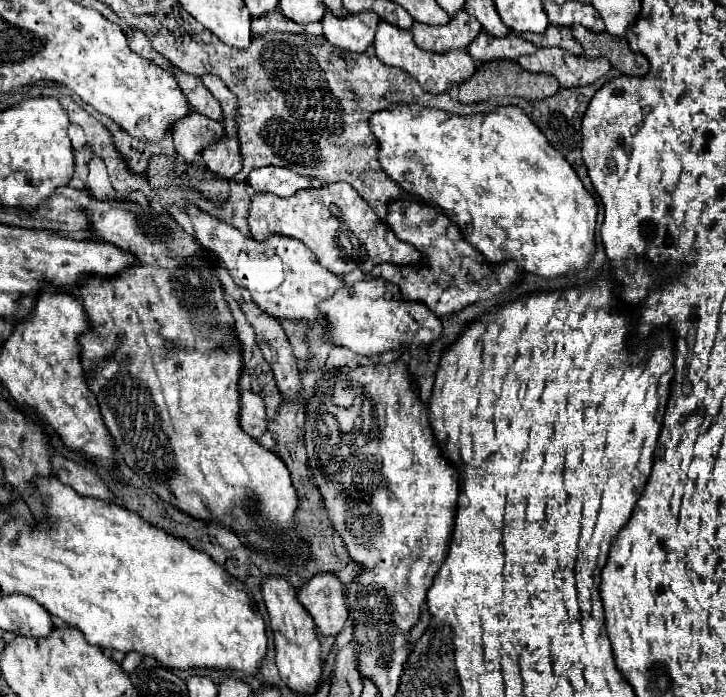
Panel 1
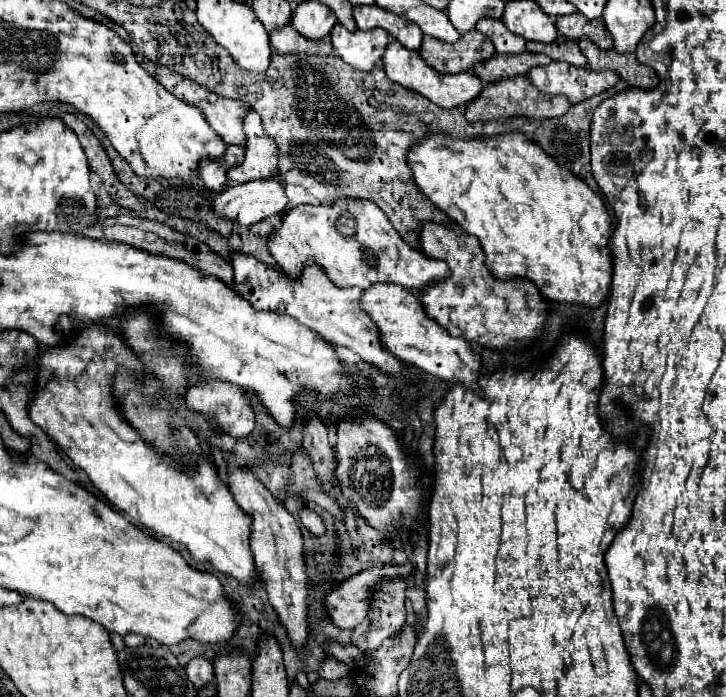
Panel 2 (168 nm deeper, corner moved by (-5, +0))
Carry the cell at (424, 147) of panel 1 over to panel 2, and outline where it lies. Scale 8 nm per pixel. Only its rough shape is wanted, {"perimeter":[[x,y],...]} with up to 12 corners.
{"perimeter":[[524,134],[430,136],[418,188],[498,280],[598,308],[604,200]]}

